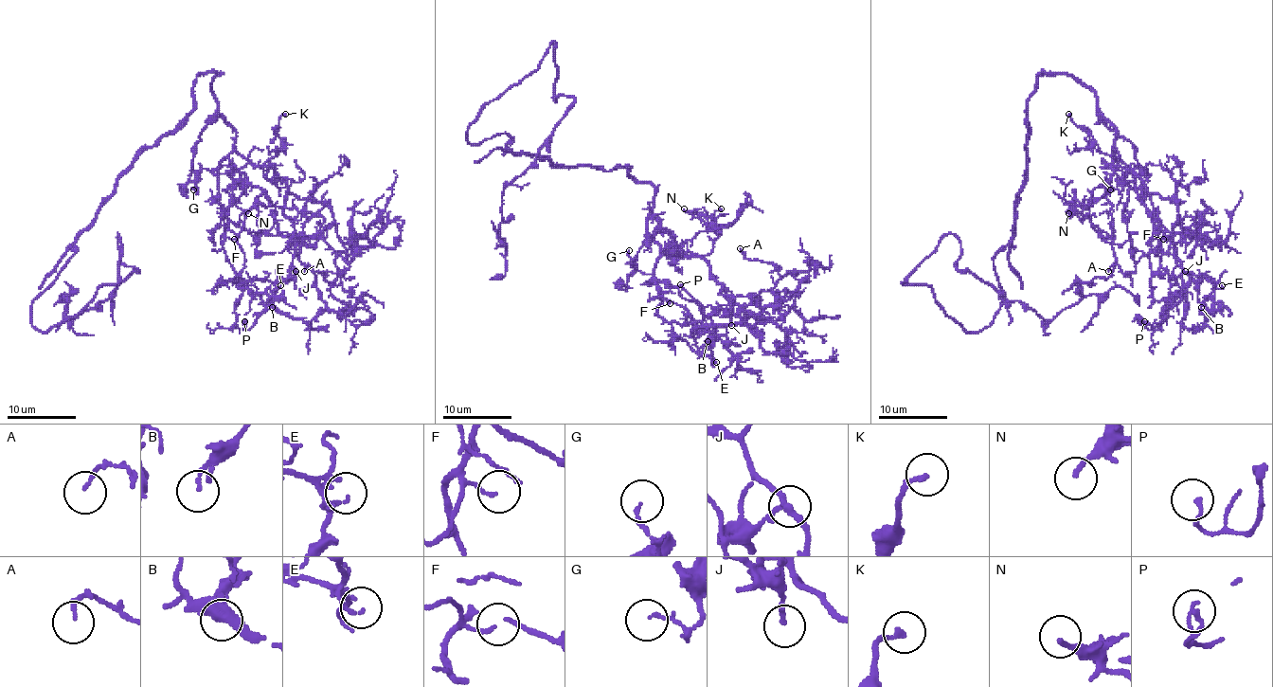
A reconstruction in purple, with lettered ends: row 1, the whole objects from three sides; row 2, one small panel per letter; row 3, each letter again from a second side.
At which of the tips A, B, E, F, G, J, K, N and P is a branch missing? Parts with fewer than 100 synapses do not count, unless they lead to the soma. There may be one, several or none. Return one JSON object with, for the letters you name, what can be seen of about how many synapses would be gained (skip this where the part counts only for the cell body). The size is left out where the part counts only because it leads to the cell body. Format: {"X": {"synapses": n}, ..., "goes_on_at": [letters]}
{"goes_on_at": []}

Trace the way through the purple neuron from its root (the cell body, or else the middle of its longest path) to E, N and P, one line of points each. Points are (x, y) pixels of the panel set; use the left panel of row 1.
E: (97, 218), (217, 72), (236, 131), (221, 243), (241, 280), (280, 285)
N: (97, 218), (208, 72), (236, 131), (229, 162), (272, 205), (248, 213)
P: (97, 218), (217, 72), (236, 131), (221, 243), (268, 298), (244, 321)

